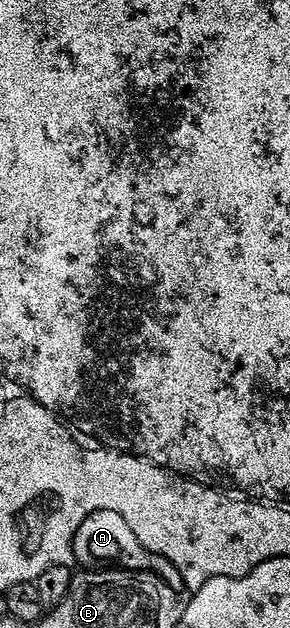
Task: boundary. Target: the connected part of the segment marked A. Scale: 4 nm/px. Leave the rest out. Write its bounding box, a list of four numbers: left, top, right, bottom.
[72,510,185,594]

